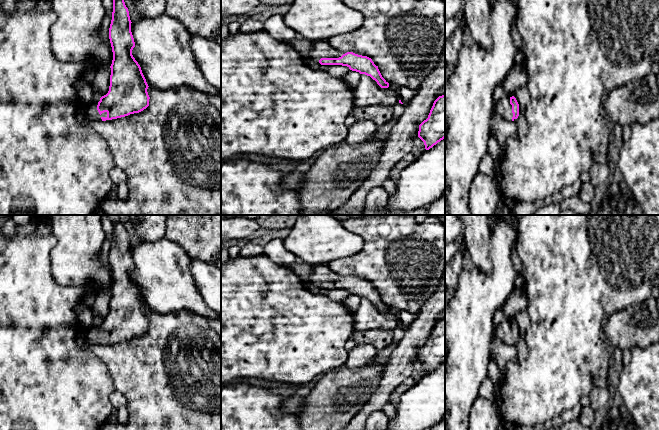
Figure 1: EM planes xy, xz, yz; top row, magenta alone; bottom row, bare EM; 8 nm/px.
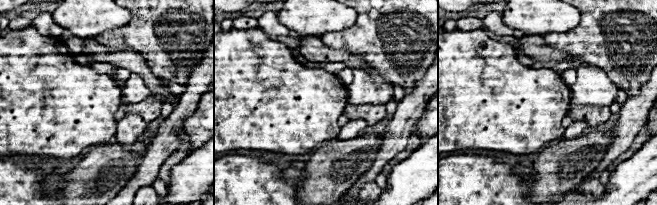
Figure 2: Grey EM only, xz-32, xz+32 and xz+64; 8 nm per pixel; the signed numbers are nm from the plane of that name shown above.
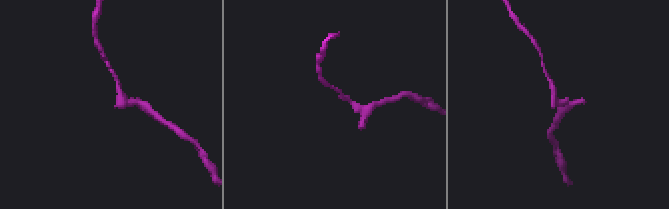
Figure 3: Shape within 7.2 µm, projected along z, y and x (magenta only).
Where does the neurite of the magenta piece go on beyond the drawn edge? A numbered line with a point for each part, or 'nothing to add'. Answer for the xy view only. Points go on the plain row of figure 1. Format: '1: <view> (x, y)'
1: xy (91, 337)

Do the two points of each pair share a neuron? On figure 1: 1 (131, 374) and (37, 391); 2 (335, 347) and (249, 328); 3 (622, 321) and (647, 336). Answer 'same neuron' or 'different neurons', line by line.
1: different neurons
2: same neuron
3: same neuron

